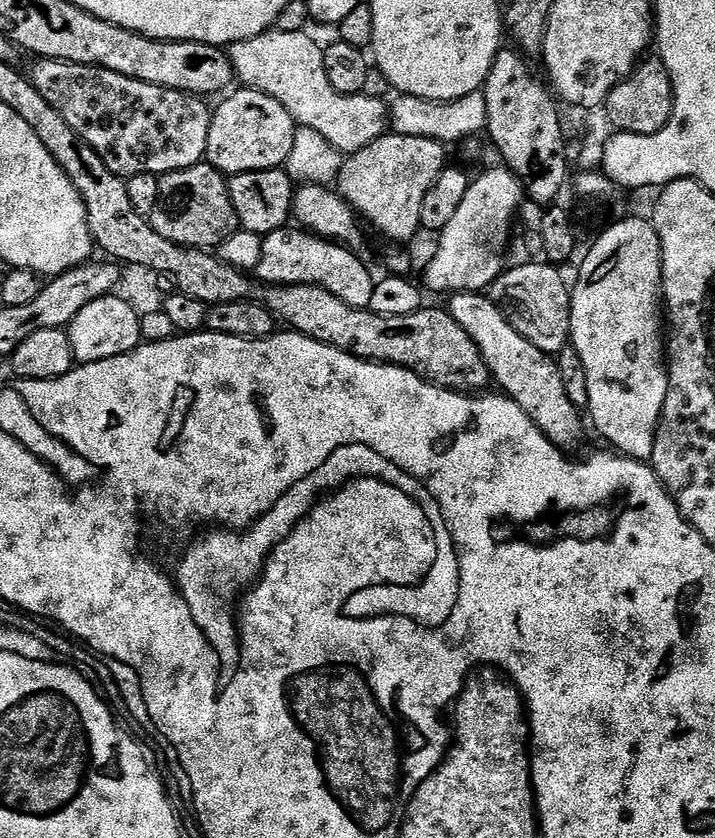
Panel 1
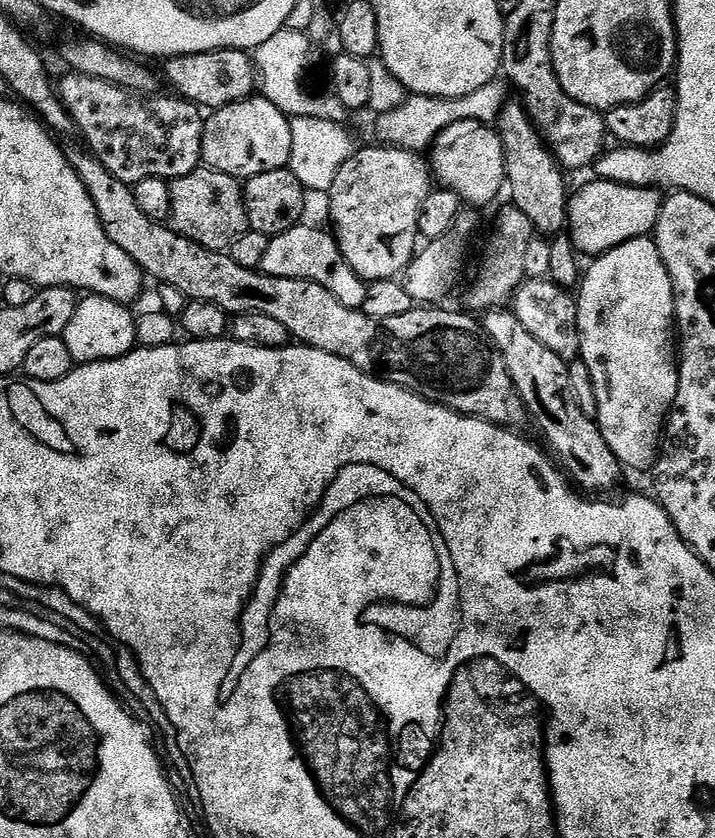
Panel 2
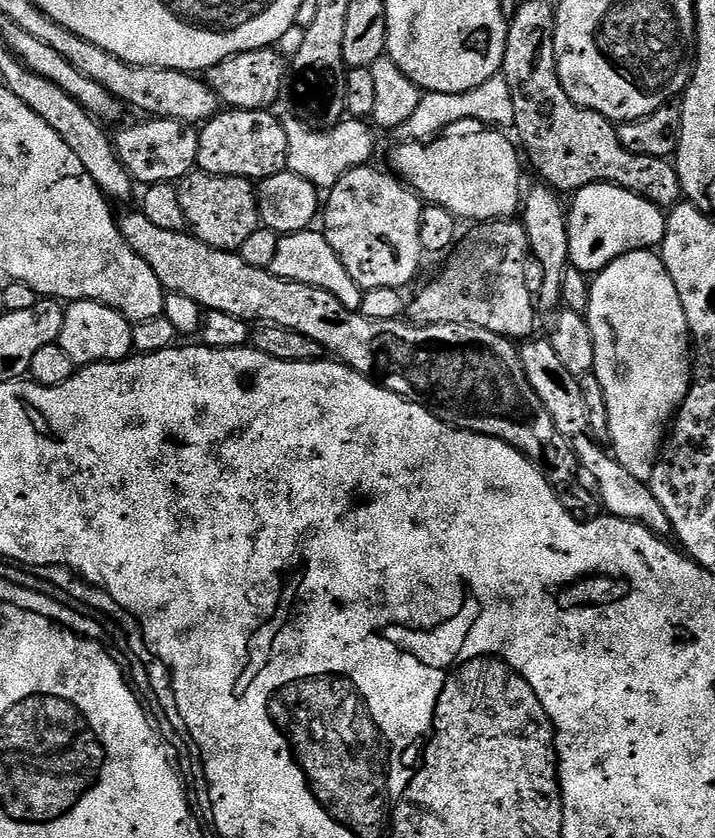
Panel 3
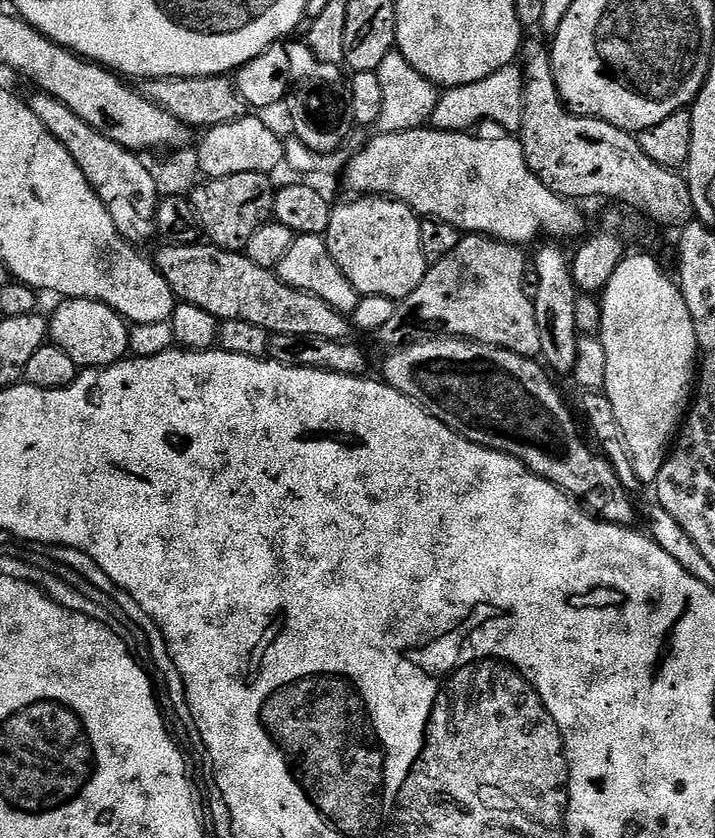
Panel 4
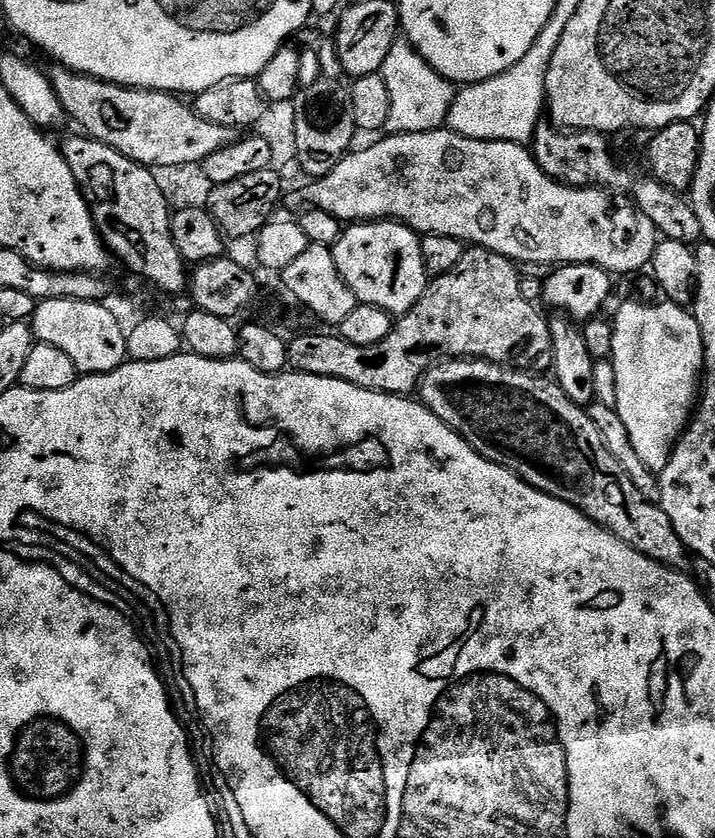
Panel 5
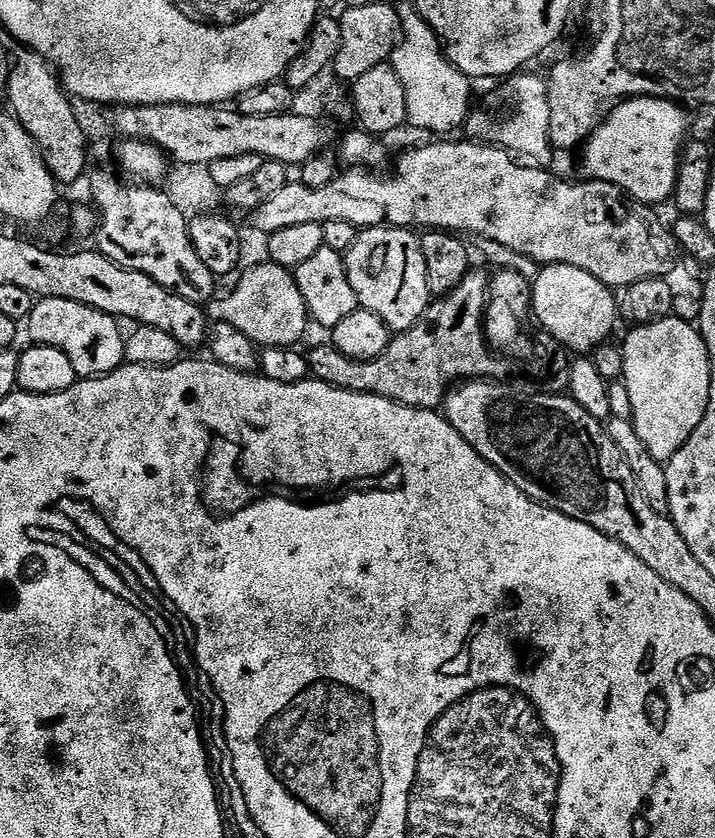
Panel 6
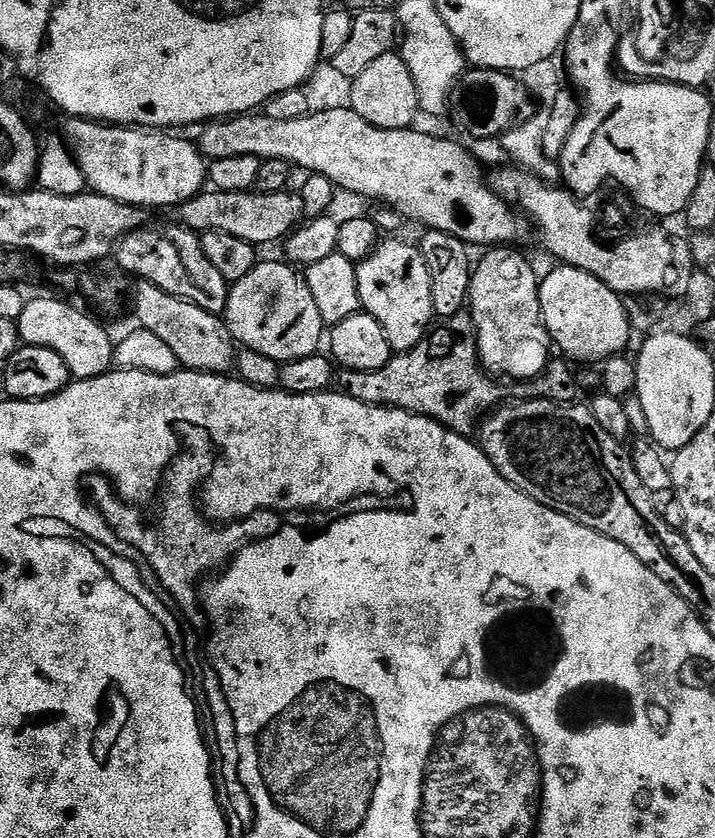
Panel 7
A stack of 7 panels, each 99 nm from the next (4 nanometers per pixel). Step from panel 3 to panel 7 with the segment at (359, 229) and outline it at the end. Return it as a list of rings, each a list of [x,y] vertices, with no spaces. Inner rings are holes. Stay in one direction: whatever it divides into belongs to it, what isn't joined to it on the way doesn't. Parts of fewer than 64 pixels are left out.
[[[384,238],[367,258],[356,264],[358,278],[358,294],[360,306],[374,318],[378,318],[378,326],[386,330],[386,342],[390,342],[393,353],[409,352],[424,340],[428,329],[433,327],[434,313],[430,298],[430,270],[426,270],[424,255],[415,243],[407,244],[402,238]]]

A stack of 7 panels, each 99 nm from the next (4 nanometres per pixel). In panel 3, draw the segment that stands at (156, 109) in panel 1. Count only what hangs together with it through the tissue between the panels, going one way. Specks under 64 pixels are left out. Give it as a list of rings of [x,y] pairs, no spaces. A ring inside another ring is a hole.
[[[140,118],[137,124],[126,125],[114,136],[116,154],[122,166],[140,186],[171,184],[183,180],[196,168],[199,141],[199,131],[193,125],[159,118]]]

